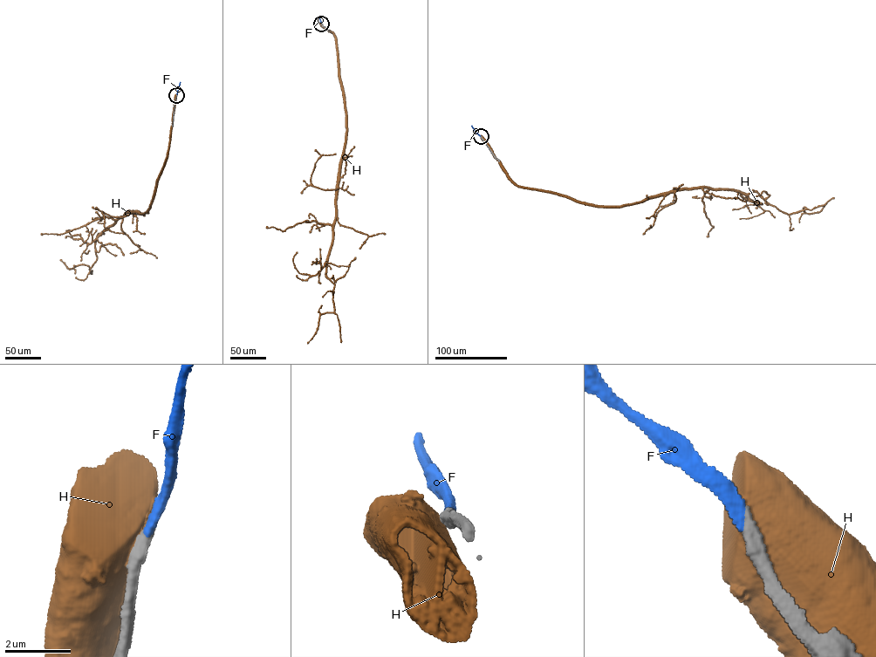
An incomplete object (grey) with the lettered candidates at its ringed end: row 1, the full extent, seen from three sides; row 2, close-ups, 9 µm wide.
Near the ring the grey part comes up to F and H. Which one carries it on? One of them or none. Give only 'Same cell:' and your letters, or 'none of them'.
Same cell: F

